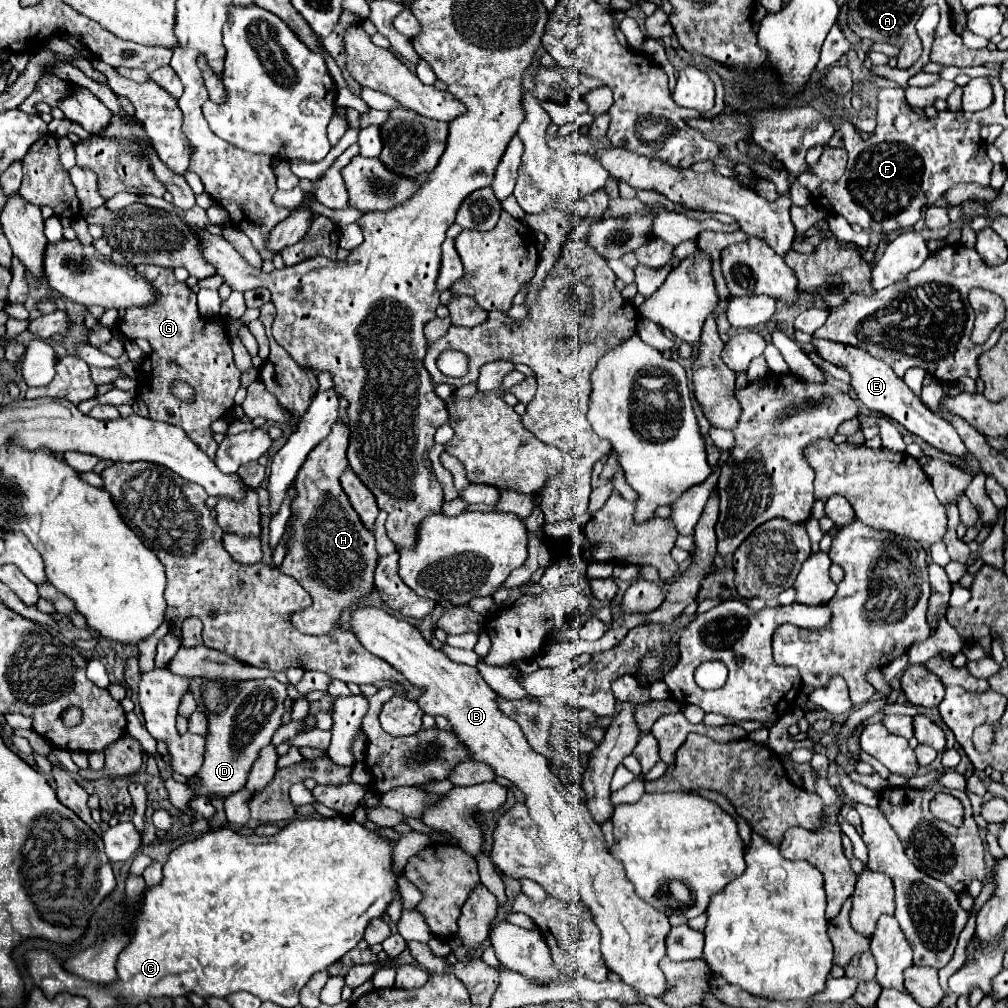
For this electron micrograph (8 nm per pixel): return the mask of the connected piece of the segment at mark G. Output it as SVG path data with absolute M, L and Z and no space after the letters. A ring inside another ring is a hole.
M140 264L136 270L160 288L160 304L152 304L152 308L128 308L126 322L122 318L118 324L128 338L144 338L152 346L150 356L146 356L140 366L142 384L138 384L136 400L148 406L148 418L180 426L188 438L212 458L218 444L210 424L232 412L234 394L240 388L240 370L234 364L224 322L204 322L196 306L196 294L186 284L174 280L172 268ZM174 380L184 380L194 386L196 398L192 404L180 402L170 394L170 384Z

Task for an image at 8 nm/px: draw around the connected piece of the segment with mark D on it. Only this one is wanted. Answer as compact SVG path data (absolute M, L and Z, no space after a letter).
M264 678L264 680L244 680L238 684L232 684L230 688L230 704L226 710L208 716L208 736L206 736L206 750L204 750L204 762L200 772L194 776L196 784L192 780L186 782L186 786L192 790L192 800L196 796L204 798L228 798L236 792L240 792L246 786L248 774L252 770L252 764L258 758L258 752L272 742L274 732L282 726L282 716L286 712L286 686L280 684L276 678Z

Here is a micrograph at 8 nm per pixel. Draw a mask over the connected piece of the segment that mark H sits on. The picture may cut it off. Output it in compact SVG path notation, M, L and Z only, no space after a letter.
M340 420L332 424L330 434L320 442L306 458L304 466L300 468L294 484L298 490L298 496L292 502L292 512L296 514L292 520L294 530L290 532L290 550L280 566L280 570L292 578L312 596L312 606L306 610L296 612L292 616L292 624L296 630L304 634L328 634L332 628L338 626L338 616L342 610L356 606L358 598L364 594L370 594L374 588L374 568L378 562L378 552L374 548L374 536L360 524L360 518L356 516L354 508L350 506L342 486L340 486L340 476L348 468L346 462L346 448L348 448L348 426Z

